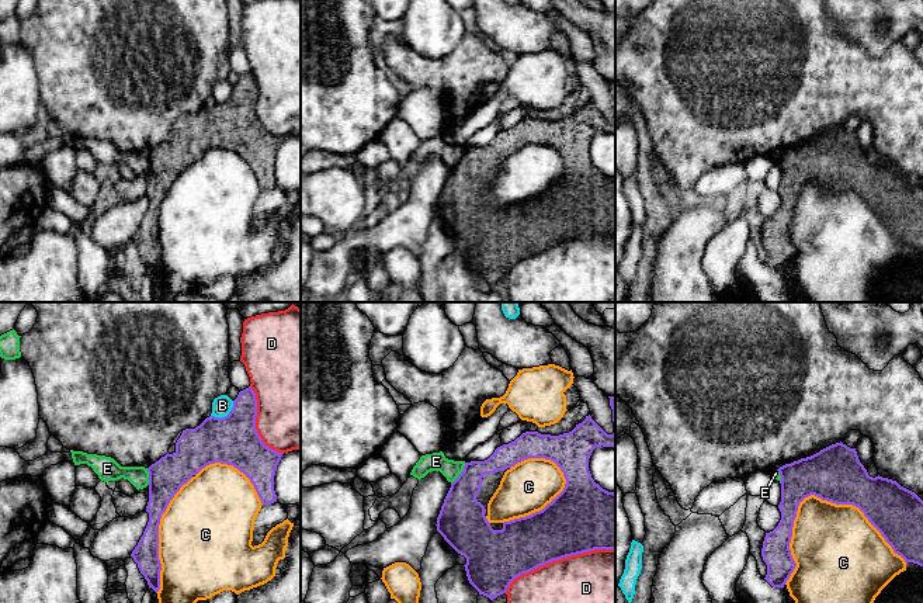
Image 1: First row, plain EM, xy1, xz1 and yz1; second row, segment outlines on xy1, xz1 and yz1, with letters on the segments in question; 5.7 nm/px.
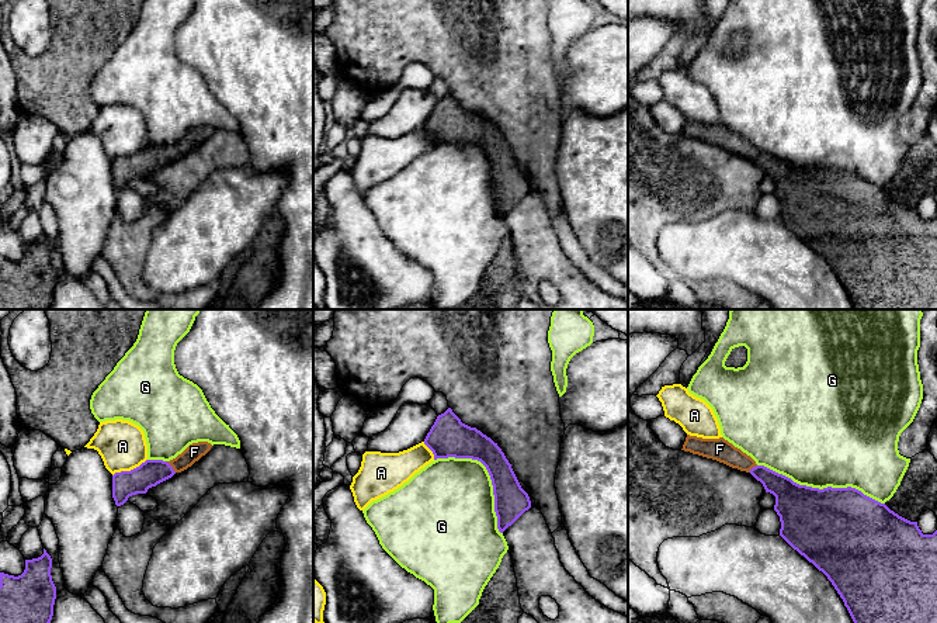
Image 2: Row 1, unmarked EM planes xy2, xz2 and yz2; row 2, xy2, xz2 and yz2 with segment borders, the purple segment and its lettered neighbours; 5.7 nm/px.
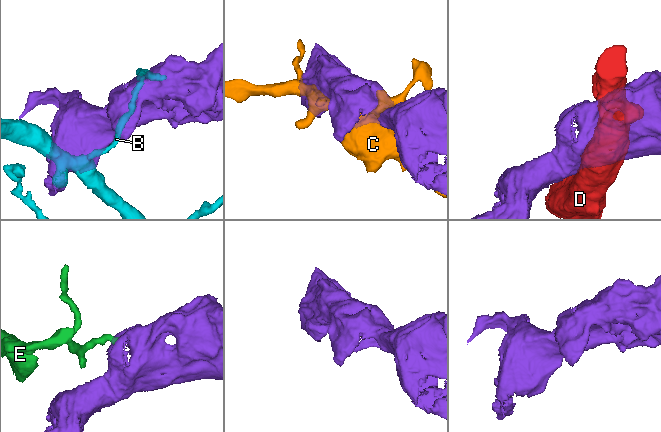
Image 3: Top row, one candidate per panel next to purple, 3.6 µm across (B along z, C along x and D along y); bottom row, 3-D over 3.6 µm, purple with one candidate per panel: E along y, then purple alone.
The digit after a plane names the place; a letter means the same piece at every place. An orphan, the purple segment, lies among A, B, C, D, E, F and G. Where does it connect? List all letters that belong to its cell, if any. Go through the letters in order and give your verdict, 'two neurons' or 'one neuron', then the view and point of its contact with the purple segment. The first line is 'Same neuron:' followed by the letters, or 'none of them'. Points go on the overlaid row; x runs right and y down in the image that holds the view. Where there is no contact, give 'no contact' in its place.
Same neuron: F
A: two neurons; meets purple in xy2 at (131, 470)
B: two neurons; meets purple in xy1 at (225, 416)
C: two neurons; meets purple in yz1 at (816, 495)
D: two neurons; meets purple in xz1 at (558, 558)
E: two neurons; meets purple in xz1 at (461, 472)
F: one neuron; meets purple in xy2 at (172, 467)
G: two neurons; meets purple in yz2 at (821, 490)

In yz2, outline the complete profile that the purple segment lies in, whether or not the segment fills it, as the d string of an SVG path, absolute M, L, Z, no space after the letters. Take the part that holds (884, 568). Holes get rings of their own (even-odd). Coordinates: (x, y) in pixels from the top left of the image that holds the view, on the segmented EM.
M687 435L681 450L750 473L760 481L766 492L775 496L780 536L827 577L854 623L937 623L937 530L923 534L917 522L899 516L885 503L851 487L819 489L799 485L782 474L757 465L750 456L723 437L702 439Z

